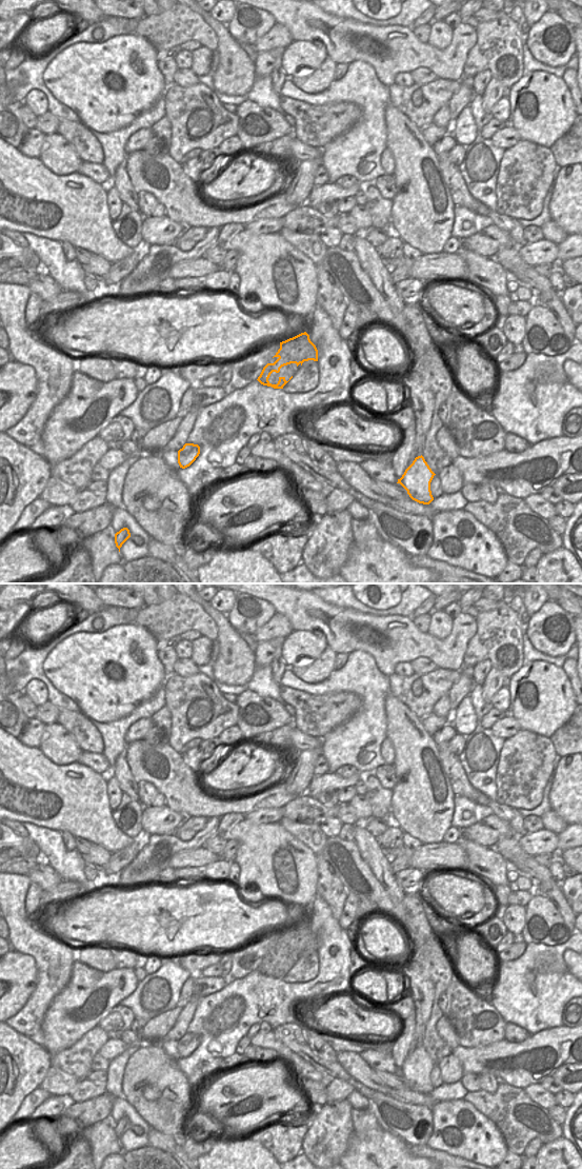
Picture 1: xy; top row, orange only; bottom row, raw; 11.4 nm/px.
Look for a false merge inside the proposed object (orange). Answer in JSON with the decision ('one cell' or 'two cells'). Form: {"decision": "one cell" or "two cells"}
{"decision": "two cells"}

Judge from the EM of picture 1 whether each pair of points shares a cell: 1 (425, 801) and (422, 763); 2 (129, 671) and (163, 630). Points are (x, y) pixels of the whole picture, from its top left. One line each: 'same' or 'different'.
1: same
2: different

